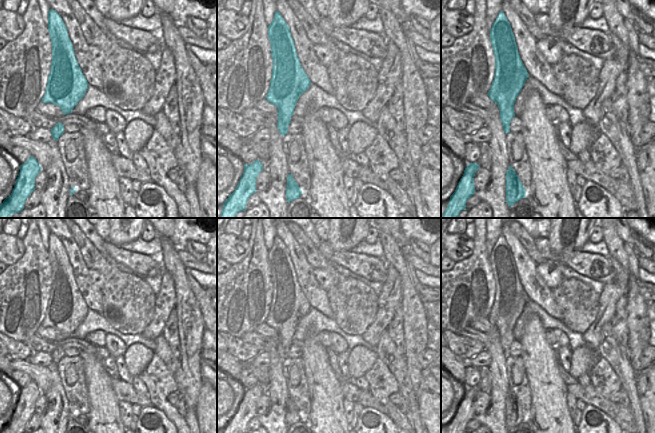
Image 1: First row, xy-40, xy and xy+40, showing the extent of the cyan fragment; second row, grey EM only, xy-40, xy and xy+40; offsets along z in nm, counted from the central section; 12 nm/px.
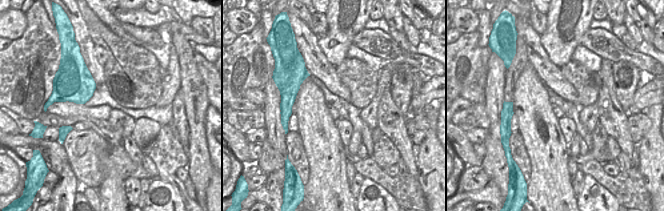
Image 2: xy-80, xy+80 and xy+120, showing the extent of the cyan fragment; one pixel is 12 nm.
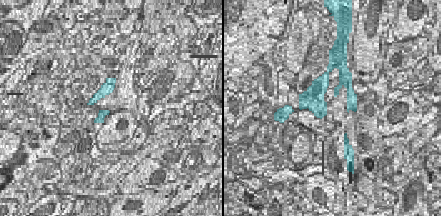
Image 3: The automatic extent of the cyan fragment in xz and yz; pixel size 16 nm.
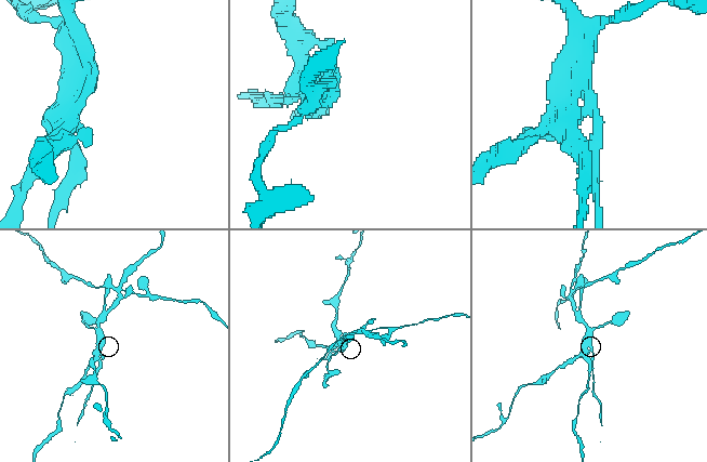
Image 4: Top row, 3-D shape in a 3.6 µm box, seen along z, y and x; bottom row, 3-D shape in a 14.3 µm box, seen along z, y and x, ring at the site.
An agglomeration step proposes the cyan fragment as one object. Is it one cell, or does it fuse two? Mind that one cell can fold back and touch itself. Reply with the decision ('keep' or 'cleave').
cleave

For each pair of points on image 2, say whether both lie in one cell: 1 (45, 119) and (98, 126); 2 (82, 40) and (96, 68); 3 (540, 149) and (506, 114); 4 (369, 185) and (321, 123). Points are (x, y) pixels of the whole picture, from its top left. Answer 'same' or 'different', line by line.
1: same
2: same
3: different
4: different

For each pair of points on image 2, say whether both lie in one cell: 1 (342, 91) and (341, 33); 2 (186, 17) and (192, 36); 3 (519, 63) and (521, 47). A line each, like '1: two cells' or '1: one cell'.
1: two cells
2: two cells
3: one cell

